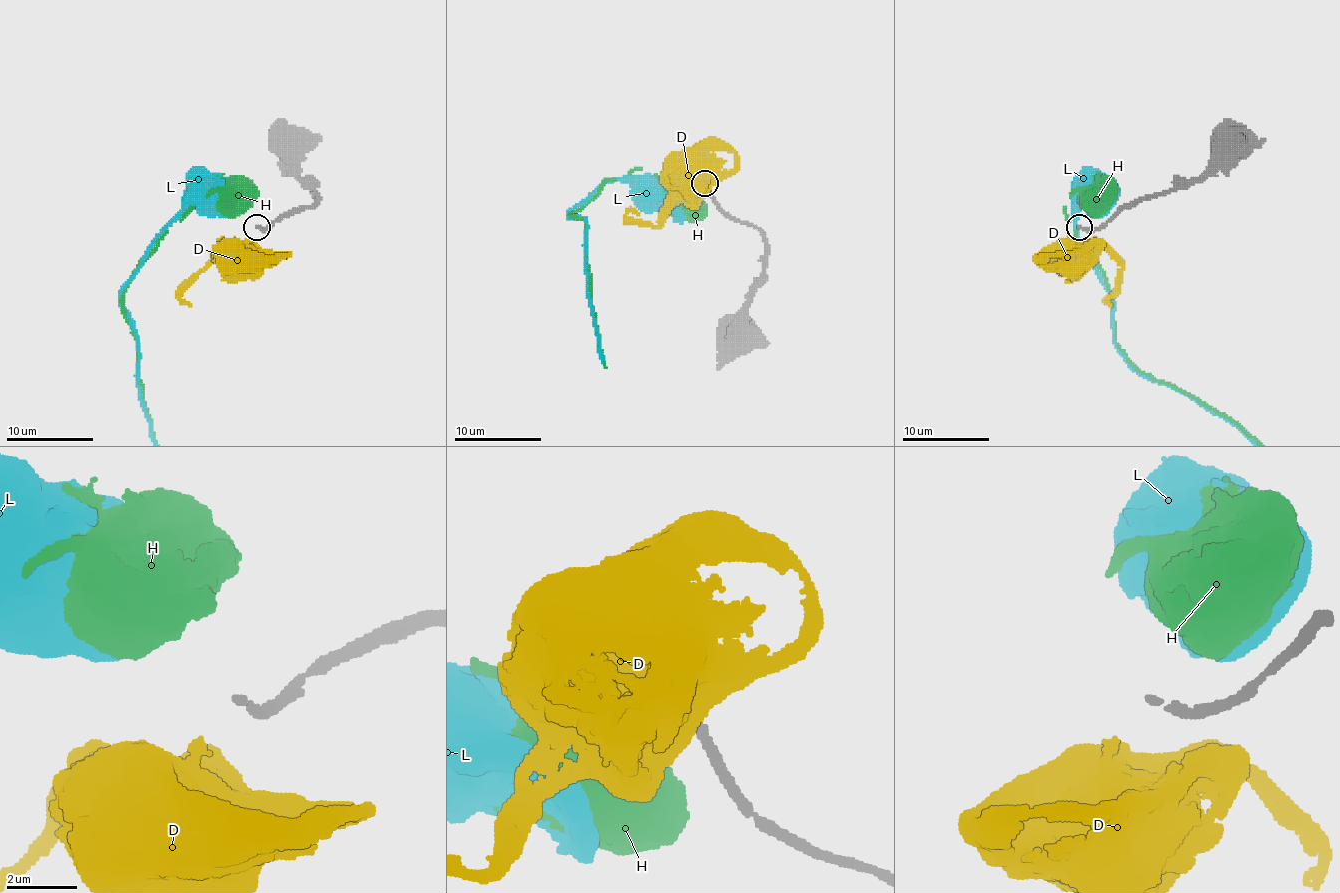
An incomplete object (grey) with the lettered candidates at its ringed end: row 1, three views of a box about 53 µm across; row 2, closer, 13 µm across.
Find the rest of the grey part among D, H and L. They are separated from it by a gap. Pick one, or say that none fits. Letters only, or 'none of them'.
none of them

